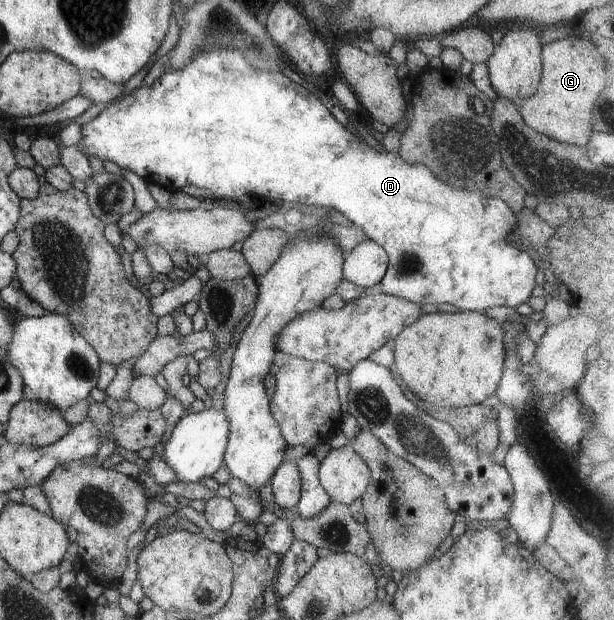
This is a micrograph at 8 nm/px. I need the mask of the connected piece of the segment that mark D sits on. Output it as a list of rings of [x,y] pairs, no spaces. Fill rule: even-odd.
[[[217,47],[198,53],[192,60],[180,70],[164,73],[150,86],[141,84],[107,108],[104,108],[90,122],[81,126],[80,142],[77,149],[85,156],[98,156],[100,160],[110,160],[118,164],[124,170],[131,170],[144,178],[147,183],[154,183],[170,190],[171,193],[180,191],[185,186],[193,186],[209,191],[216,197],[241,197],[248,195],[255,197],[263,204],[270,205],[277,202],[294,202],[306,206],[323,206],[334,208],[342,212],[354,225],[365,232],[368,239],[377,242],[389,256],[384,278],[378,287],[385,295],[400,297],[413,302],[425,310],[436,309],[440,304],[452,304],[458,310],[484,313],[487,308],[494,306],[511,306],[516,308],[524,304],[530,298],[535,287],[537,266],[529,256],[527,247],[519,248],[508,242],[510,232],[516,231],[516,218],[513,210],[500,199],[484,197],[482,193],[466,192],[444,184],[441,179],[435,177],[428,167],[424,165],[412,165],[401,159],[398,155],[386,152],[376,152],[372,147],[360,142],[350,133],[343,124],[340,124],[325,106],[306,88],[298,86],[282,73],[259,71],[252,68],[246,57],[237,50]]]

